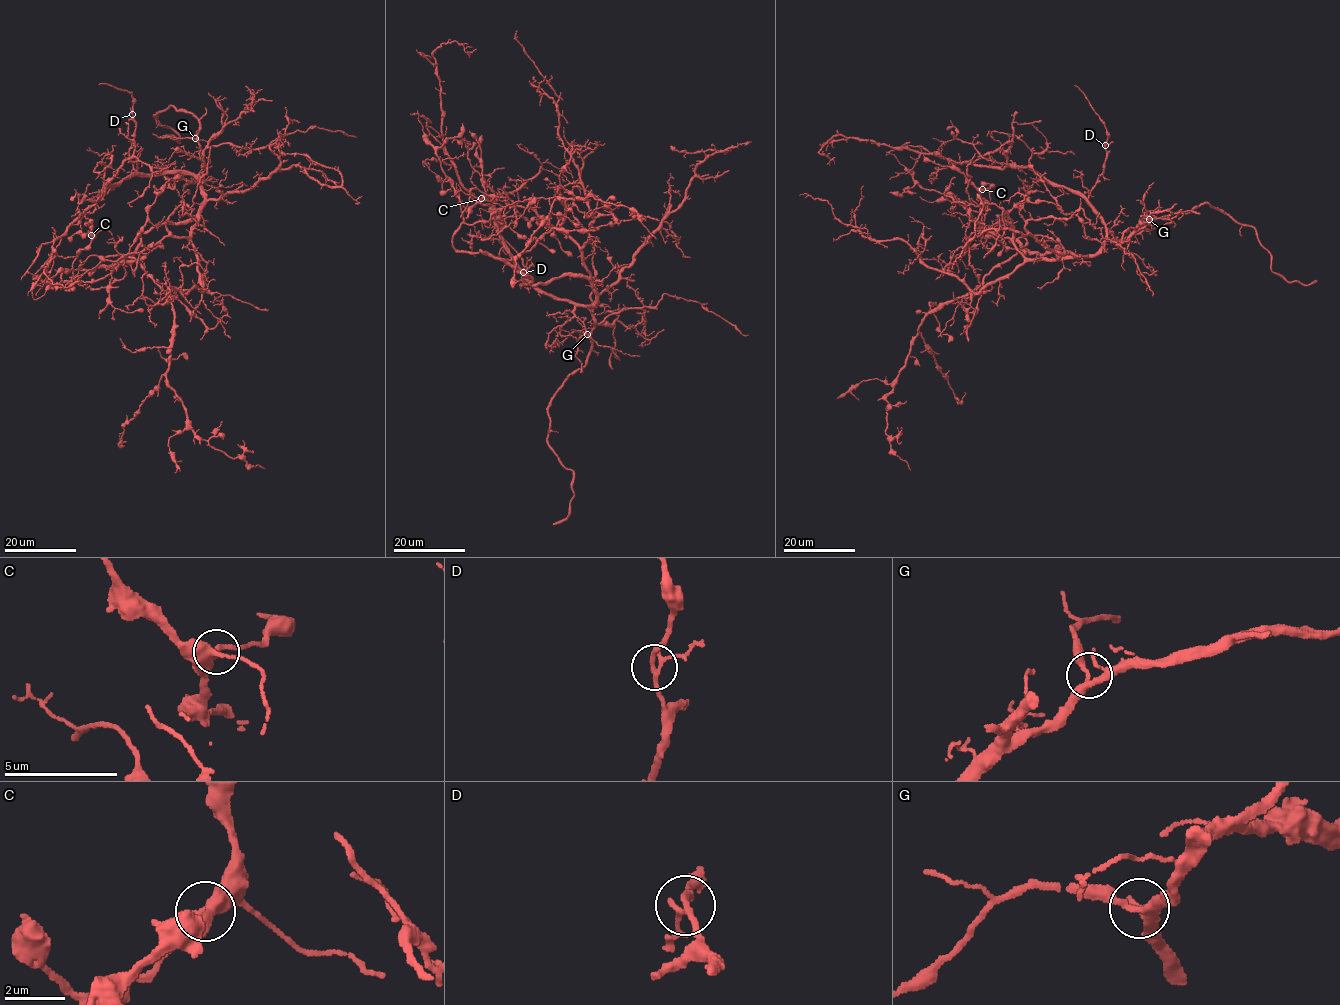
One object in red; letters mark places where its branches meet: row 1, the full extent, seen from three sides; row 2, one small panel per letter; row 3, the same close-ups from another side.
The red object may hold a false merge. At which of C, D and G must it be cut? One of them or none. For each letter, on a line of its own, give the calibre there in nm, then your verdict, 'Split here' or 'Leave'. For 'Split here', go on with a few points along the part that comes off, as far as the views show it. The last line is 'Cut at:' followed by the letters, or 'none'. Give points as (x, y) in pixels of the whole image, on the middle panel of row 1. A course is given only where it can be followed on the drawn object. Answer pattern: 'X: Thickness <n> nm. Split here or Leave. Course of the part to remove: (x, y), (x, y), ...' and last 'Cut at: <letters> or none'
C: Thickness 360 nm. Leave
D: Thickness 180 nm. Leave
G: Thickness 280 nm. Leave
Cut at: none

